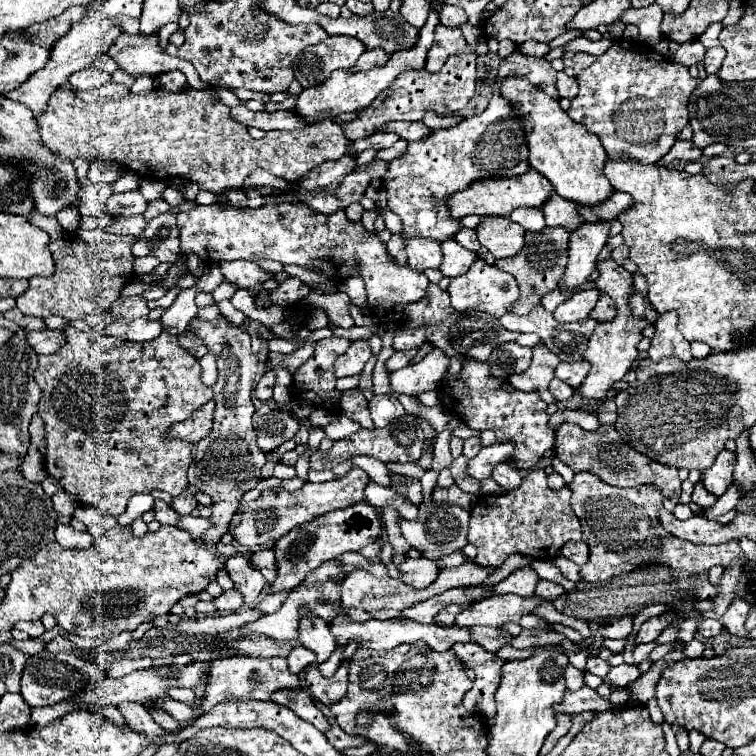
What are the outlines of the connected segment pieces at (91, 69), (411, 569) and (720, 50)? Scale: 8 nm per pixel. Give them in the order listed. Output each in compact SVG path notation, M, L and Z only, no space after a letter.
M87 66L69 76L71 86L77 90L95 90L95 88L105 86L109 80L111 80L111 76L105 74L103 70L97 70L95 66Z
M407 558L397 568L399 568L399 578L413 588L427 588L429 584L435 582L439 574L439 568L431 564L431 560L427 558L415 558L415 560Z
M715 46L715 48L709 48L707 54L705 54L705 60L703 60L703 66L705 66L705 72L707 74L717 74L717 70L721 68L723 64L723 58L725 58L725 48L723 46Z

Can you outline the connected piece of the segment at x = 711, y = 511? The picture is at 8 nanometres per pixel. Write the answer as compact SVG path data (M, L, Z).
M731 484L731 488L729 488L723 496L719 496L719 498L717 498L717 502L715 502L711 508L701 508L701 512L703 512L703 516L705 516L705 518L715 520L717 516L727 514L729 510L737 508L737 504L739 504L739 500L741 500L743 496L745 496L745 492L743 492L739 486Z

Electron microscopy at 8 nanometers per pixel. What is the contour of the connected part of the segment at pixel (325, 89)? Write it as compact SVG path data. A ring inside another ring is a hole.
M429 12L429 18L427 18L427 24L419 30L419 40L417 44L407 50L407 52L395 52L395 56L383 66L383 68L373 68L369 72L347 72L347 70L335 70L331 74L331 78L327 78L325 82L317 84L317 86L311 86L311 88L305 88L301 92L301 96L297 98L297 104L295 104L295 114L301 116L307 124L313 124L313 122L321 122L323 118L335 118L337 114L341 112L355 112L355 110L363 110L367 108L387 86L391 86L391 82L407 68L423 68L425 66L425 56L433 44L433 30L435 26L439 24L439 16L437 12Z

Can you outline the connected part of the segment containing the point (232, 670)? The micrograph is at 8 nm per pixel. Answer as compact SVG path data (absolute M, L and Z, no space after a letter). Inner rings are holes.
M219 658L209 668L205 696L201 708L209 712L225 700L269 700L273 692L283 688L299 688L299 678L289 672L285 658Z

